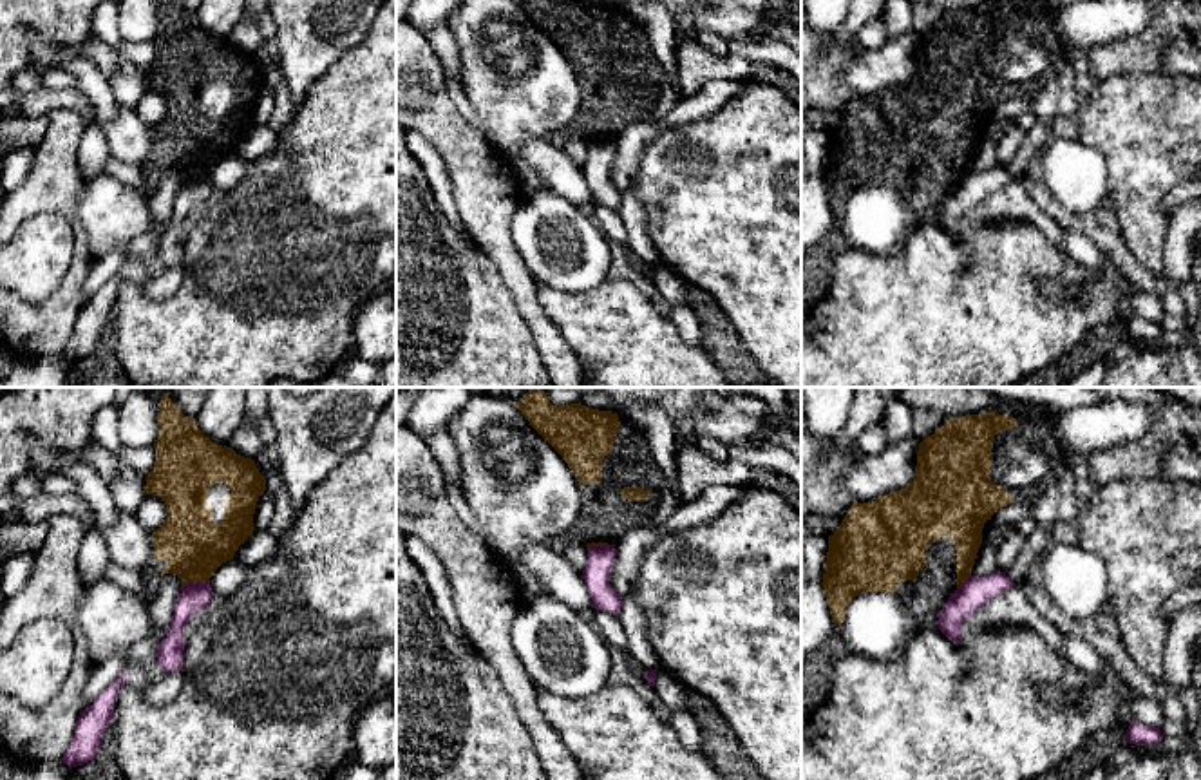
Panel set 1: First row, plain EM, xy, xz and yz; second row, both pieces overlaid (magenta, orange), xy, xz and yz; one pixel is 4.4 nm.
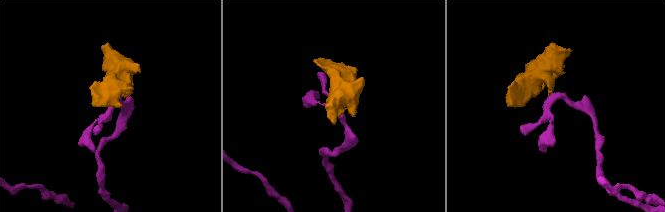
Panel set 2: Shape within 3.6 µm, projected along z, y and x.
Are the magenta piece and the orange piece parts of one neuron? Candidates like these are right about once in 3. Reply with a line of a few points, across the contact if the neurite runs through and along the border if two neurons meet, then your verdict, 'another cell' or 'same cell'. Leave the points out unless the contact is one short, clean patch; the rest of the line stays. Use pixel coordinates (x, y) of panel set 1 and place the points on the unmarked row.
xy (208, 176), (189, 176), (183, 180) | another cell

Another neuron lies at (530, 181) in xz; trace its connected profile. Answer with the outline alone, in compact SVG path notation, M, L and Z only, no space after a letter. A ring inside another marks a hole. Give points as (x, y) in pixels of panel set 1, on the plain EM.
M523 157L512 161L514 172L517 176L523 194L534 194L544 190L544 181L535 172L535 168Z

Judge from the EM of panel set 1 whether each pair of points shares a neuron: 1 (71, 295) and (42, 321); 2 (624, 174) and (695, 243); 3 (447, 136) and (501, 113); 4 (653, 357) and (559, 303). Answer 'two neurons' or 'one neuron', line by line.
1: one neuron
2: two neurons
3: two neurons
4: one neuron

